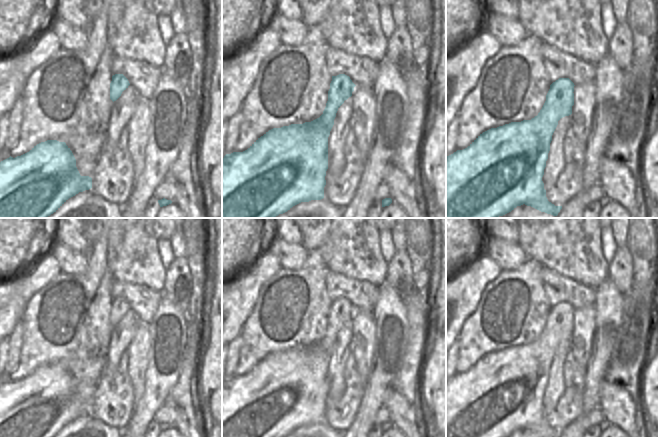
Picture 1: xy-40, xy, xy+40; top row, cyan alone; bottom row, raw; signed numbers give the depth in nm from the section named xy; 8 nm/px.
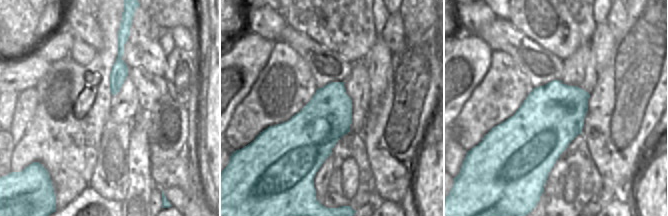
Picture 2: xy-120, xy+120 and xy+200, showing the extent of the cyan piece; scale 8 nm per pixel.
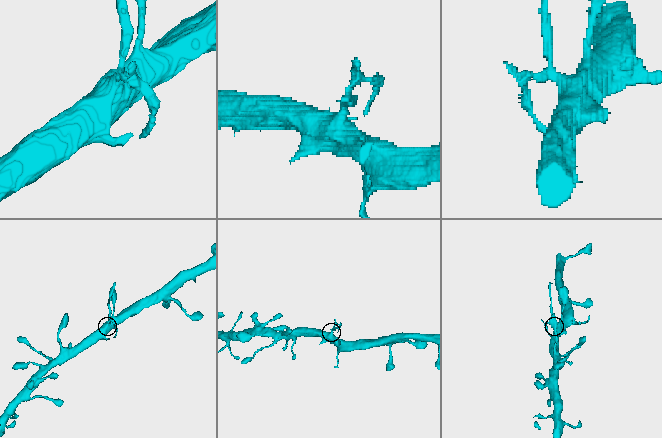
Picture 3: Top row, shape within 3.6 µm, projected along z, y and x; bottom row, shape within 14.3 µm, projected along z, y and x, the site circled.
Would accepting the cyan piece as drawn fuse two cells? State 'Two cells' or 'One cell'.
Two cells

